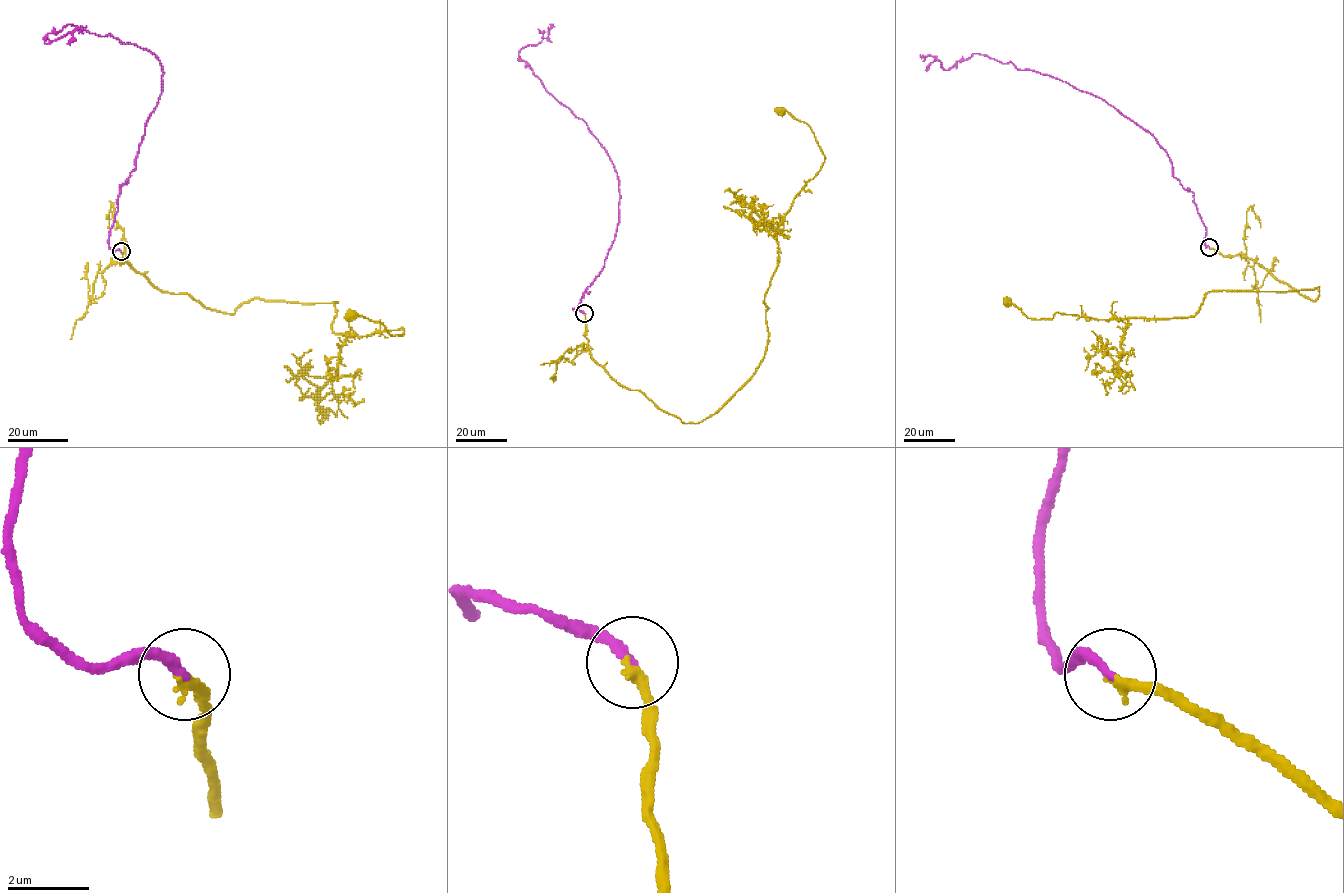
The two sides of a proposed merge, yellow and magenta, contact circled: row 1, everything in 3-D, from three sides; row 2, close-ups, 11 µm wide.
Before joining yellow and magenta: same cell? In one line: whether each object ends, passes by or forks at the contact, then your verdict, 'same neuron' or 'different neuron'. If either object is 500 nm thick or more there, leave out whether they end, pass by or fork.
yellow ends | magenta ends | same neuron

